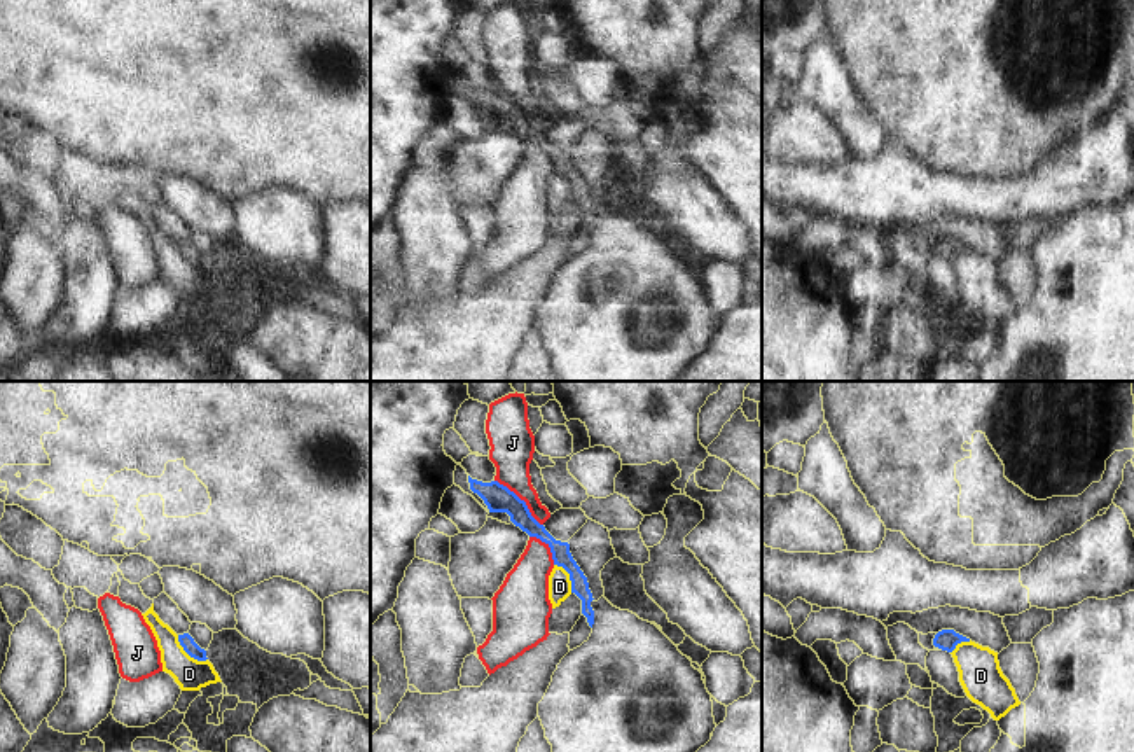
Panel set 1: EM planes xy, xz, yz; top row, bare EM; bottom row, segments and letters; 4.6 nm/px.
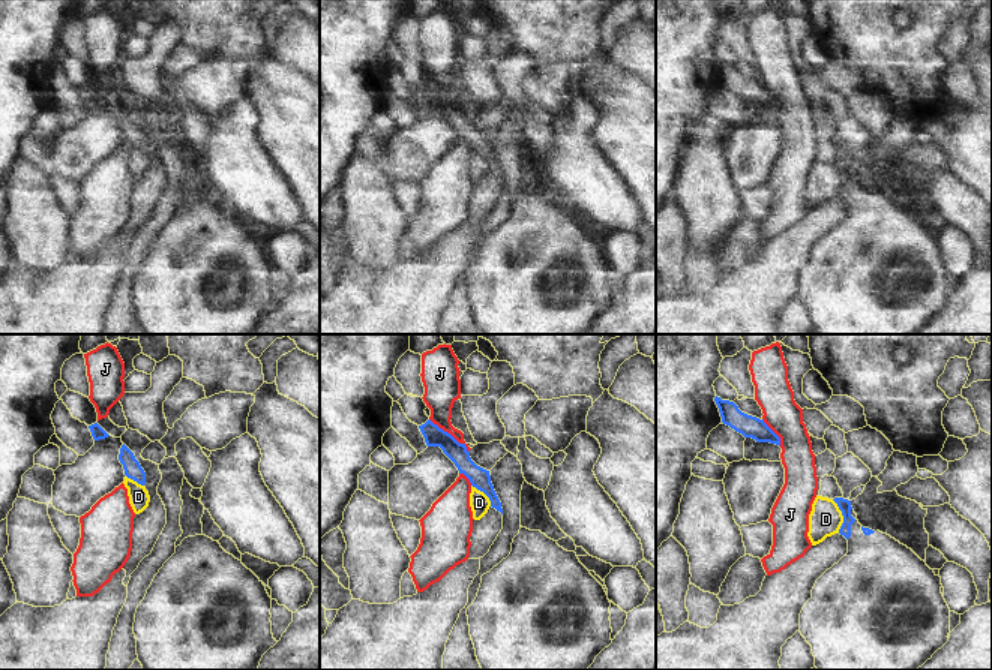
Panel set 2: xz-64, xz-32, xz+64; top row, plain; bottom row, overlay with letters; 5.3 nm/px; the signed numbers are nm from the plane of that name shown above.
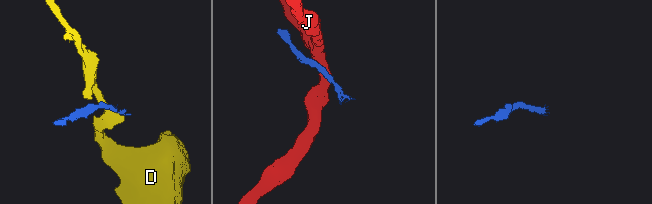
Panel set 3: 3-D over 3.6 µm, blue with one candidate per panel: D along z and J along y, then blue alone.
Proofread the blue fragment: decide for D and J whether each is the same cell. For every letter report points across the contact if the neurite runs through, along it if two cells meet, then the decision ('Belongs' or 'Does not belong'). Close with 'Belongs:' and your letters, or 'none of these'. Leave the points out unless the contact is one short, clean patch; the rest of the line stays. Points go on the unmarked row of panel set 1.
D: Boundary: xy (177, 243), (177, 249), (191, 264), (207, 268). Does not belong
J: Does not belong
Belongs: none of these.

